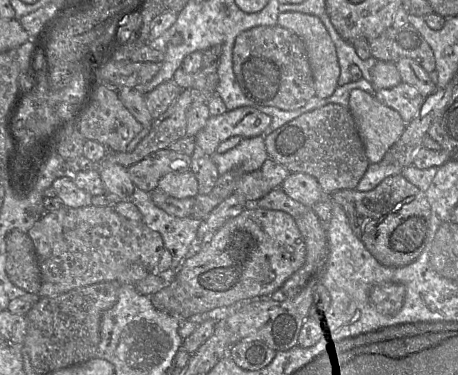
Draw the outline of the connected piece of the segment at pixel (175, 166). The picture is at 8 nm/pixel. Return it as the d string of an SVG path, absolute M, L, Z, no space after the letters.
M158 150L127 168L134 185L146 192L153 192L159 180L169 173L184 173L191 168L191 156L172 151Z

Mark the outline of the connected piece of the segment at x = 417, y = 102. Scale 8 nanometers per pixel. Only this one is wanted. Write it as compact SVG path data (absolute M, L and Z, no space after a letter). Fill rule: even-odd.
M404 82L390 89L376 90L374 96L382 104L397 111L406 125L419 113L426 98L414 86Z

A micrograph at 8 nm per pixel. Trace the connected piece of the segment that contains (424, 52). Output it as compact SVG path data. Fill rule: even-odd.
M408 23L399 28L390 27L378 37L370 40L369 46L371 55L377 60L396 63L402 58L410 58L418 63L427 73L435 70L435 57L431 47L421 33Z

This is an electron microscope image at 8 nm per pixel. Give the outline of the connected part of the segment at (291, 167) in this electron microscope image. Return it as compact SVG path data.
M330 103L300 115L265 134L264 143L270 159L291 173L313 176L328 197L339 190L355 190L370 165L352 113L339 104Z

